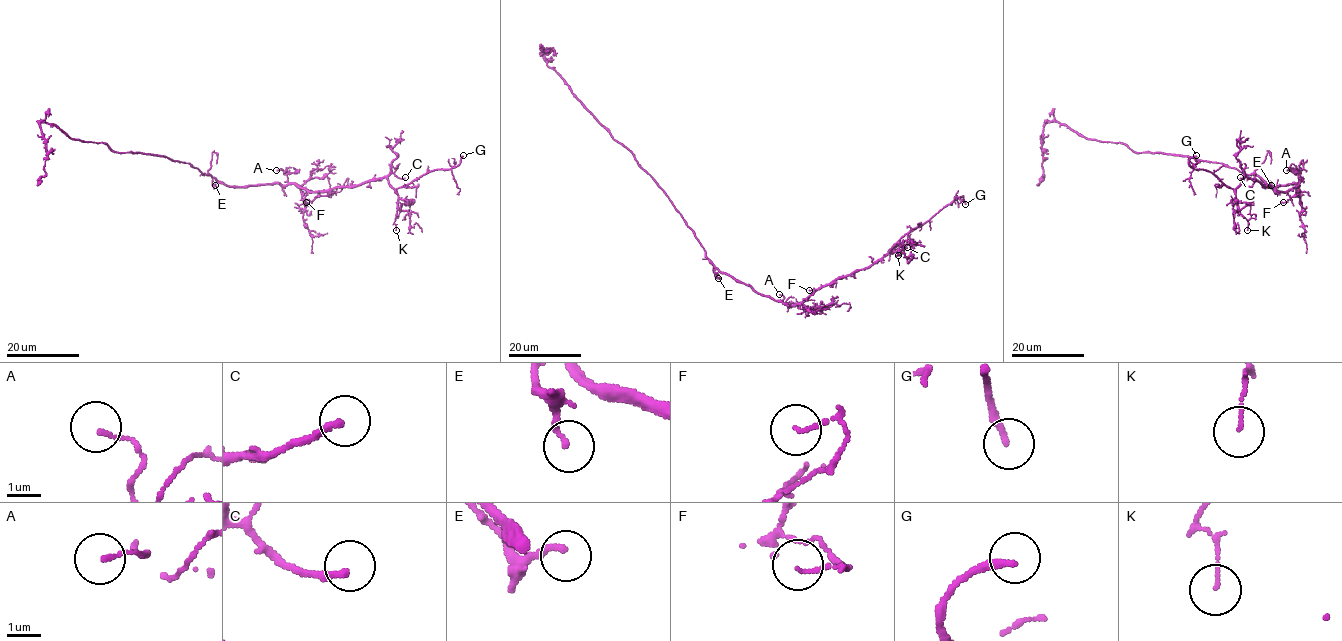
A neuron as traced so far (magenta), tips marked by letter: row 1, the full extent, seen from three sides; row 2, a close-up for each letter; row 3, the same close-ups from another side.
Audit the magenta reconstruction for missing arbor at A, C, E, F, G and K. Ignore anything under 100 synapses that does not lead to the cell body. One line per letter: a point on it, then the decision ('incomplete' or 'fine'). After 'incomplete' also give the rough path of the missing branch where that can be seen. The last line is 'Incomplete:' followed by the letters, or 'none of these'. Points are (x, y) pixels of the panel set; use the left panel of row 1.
A: at (276, 170); fine
C: at (405, 177); fine
E: at (215, 185); fine
F: at (306, 202); fine
G: at (463, 155); incomplete
K: at (396, 230); fine
Incomplete: G

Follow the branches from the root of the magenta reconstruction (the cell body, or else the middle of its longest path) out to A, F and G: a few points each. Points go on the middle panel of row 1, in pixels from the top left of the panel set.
A: (706, 256), (722, 272), (790, 306), (779, 294)
F: (706, 256), (722, 272), (775, 300), (800, 305), (814, 291), (809, 290)
G: (706, 256), (722, 272), (757, 292), (800, 305), (823, 287), (876, 263), (903, 236), (959, 197), (965, 204)

